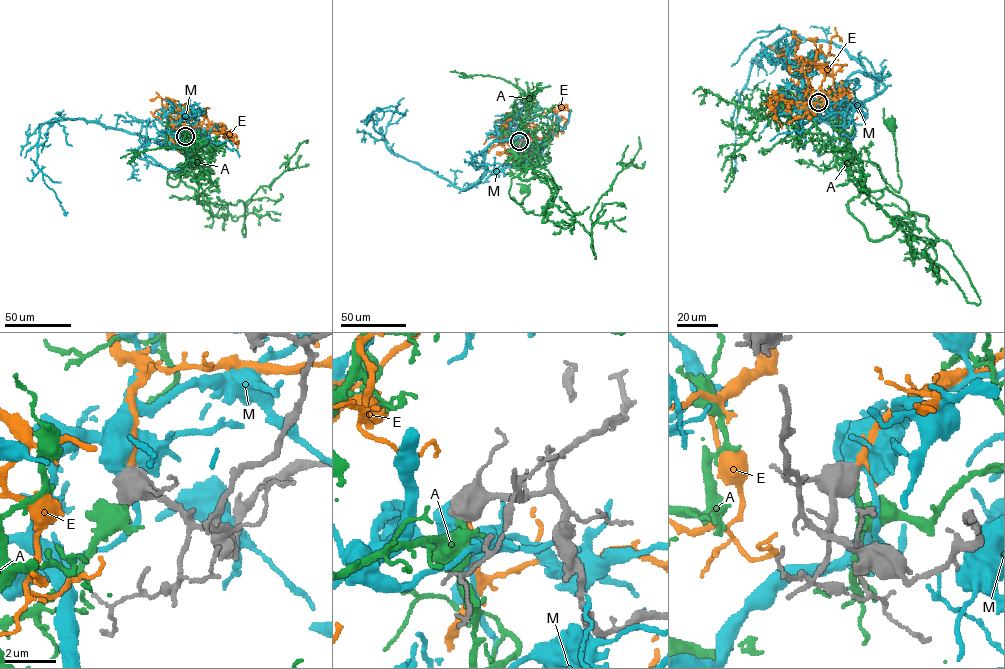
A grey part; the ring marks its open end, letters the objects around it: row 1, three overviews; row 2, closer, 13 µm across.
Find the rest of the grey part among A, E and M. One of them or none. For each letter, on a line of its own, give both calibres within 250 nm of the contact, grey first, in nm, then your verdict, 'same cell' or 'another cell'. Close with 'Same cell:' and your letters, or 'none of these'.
A: calibres 800 and 170 nm; another cell
E: calibres 650 and 170 nm; same cell
M: calibres 700 and 600 nm; another cell
Same cell: E

